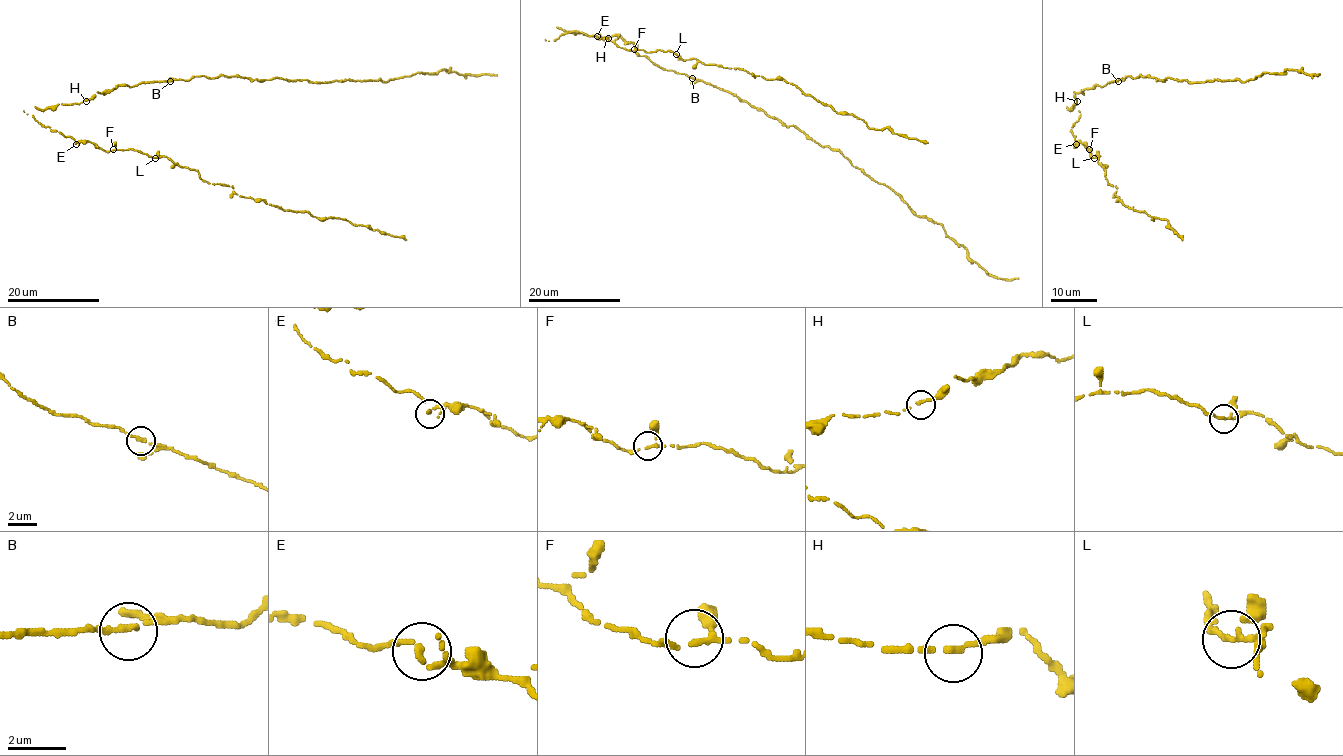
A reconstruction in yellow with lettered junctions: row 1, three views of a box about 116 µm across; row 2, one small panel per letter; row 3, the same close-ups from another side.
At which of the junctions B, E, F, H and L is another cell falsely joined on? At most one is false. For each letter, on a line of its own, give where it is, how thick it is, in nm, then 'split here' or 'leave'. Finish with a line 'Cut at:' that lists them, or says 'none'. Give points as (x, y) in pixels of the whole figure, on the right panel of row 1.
B: at (1118, 81); 200 nm thick; leave
E: at (1076, 144); 190 nm thick; leave
F: at (1089, 149); 200 nm thick; leave
H: at (1077, 101); 200 nm thick; leave
L: at (1094, 158); 180 nm thick; leave
Cut at: none

